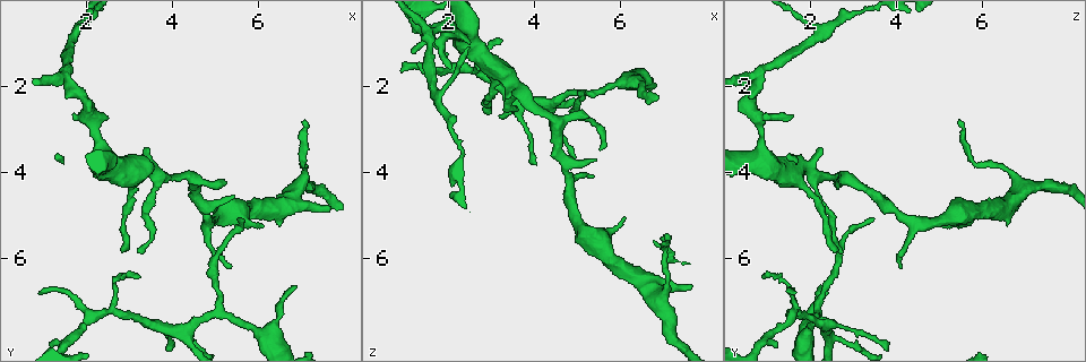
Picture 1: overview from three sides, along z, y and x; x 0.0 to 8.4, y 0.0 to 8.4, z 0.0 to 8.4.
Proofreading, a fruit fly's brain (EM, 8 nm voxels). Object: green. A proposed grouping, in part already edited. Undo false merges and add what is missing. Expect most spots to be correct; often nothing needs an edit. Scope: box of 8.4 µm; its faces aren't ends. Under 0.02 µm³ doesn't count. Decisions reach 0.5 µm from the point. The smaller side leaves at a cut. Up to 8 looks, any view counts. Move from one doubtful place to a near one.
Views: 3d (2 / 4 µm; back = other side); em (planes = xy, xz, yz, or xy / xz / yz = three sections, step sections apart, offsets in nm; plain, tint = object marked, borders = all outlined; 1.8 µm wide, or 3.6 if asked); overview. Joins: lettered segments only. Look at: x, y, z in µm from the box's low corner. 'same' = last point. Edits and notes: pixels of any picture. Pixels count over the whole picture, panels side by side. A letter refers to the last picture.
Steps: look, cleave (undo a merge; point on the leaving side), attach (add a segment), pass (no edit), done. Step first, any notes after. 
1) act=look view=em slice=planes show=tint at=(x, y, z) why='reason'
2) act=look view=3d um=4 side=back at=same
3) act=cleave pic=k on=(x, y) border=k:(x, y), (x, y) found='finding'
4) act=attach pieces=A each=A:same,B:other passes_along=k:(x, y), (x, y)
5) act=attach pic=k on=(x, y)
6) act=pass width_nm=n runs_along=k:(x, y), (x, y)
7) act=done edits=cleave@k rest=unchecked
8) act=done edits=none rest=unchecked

act=look view=em slice=planes show=tint at=(6.85, 6.70, 2.25) why='tapers out'

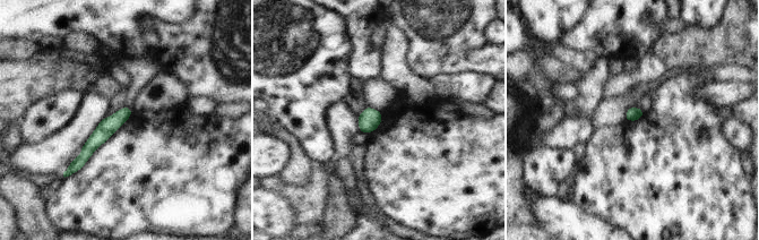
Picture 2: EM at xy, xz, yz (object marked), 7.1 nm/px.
act=look view=em slice=planes show=borders at=same

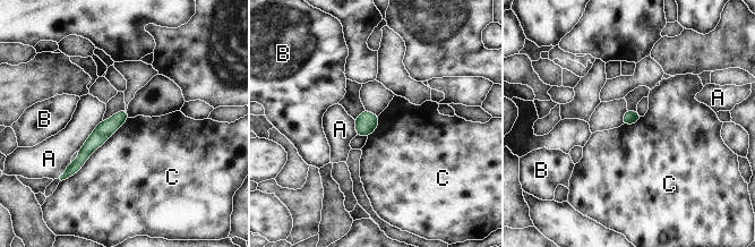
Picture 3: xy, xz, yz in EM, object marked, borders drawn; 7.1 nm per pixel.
act=pass each=A:other,B:other,C:other found='none of them fits'

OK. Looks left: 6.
act=look view=em um=3.6 slice=planes show=borders at=(4.30, 7.70, 2.40) why='a fork'

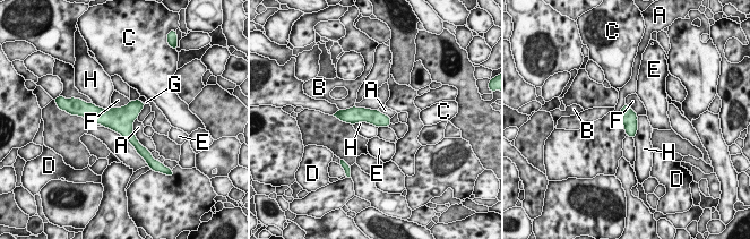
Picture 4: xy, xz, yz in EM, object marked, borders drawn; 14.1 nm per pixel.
act=pass longest_contact=A:480nm each=A:other,B:other,C:other,D:other,E:other,F:other,G:other,H:other found='continuous, no second neuron'

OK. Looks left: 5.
act=look view=em slice=xy step=4 show=borders at=(7.70, 4.95, 6.65) why='branch stops here'

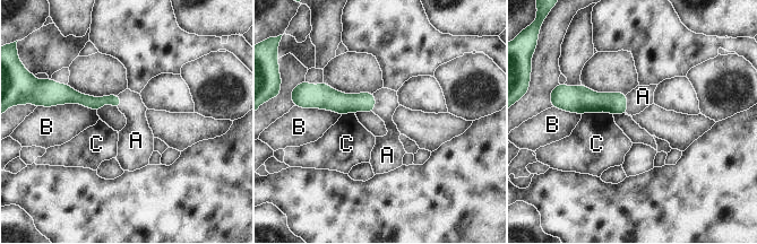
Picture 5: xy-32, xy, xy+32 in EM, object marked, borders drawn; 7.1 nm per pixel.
act=look view=em slice=planes show=borders at=same why='cut it another way'

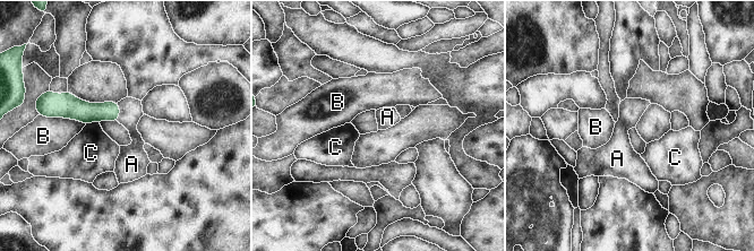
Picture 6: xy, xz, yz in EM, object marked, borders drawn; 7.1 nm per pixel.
act=attach pieces=A width_nm=130 longest_contact=B:280nm each=A:same,B:other,C:other found='it goes on there'

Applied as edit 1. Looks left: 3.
act=done edits=attach@6 rest=unchecked

